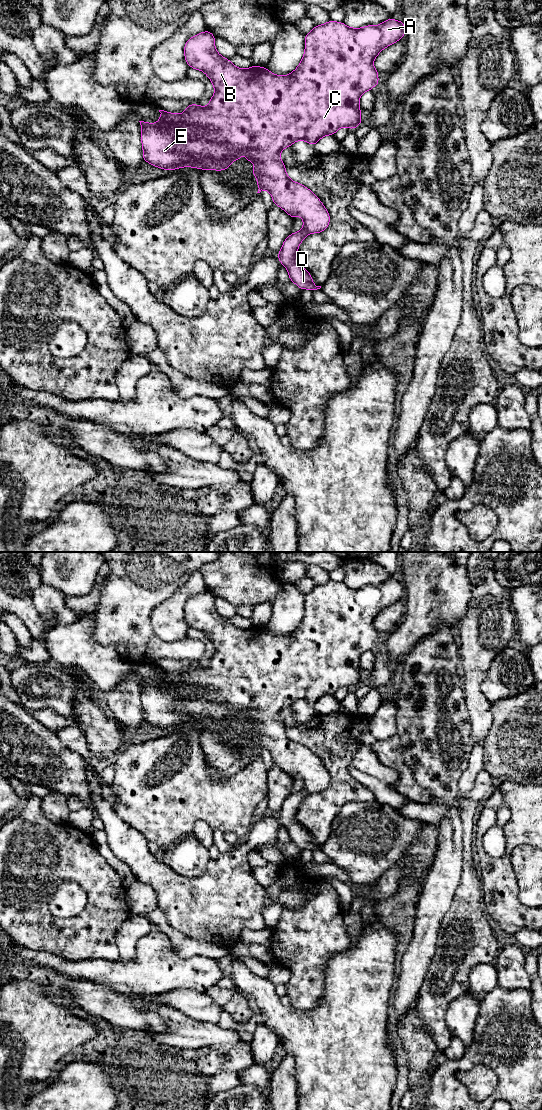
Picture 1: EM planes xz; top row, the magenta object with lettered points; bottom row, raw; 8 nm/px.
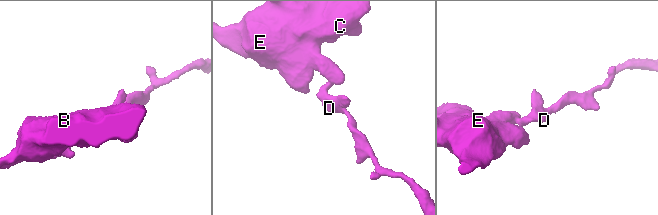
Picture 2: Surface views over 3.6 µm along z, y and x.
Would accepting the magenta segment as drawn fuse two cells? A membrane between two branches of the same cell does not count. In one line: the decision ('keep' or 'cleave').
cleave

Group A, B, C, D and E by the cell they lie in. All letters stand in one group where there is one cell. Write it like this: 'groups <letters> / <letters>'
groups A B C E / D

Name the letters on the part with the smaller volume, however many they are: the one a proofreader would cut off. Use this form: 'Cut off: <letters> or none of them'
Cut off: D

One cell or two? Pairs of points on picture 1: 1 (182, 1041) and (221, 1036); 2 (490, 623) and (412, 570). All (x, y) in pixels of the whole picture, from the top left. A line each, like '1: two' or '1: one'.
1: one
2: two

